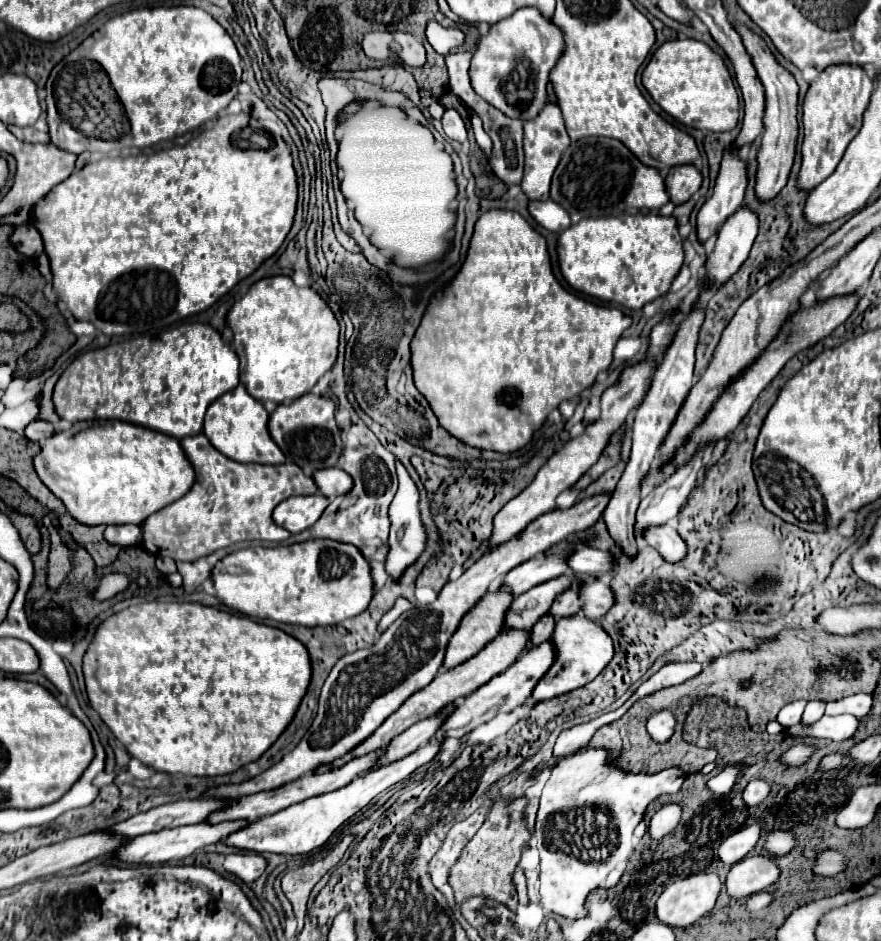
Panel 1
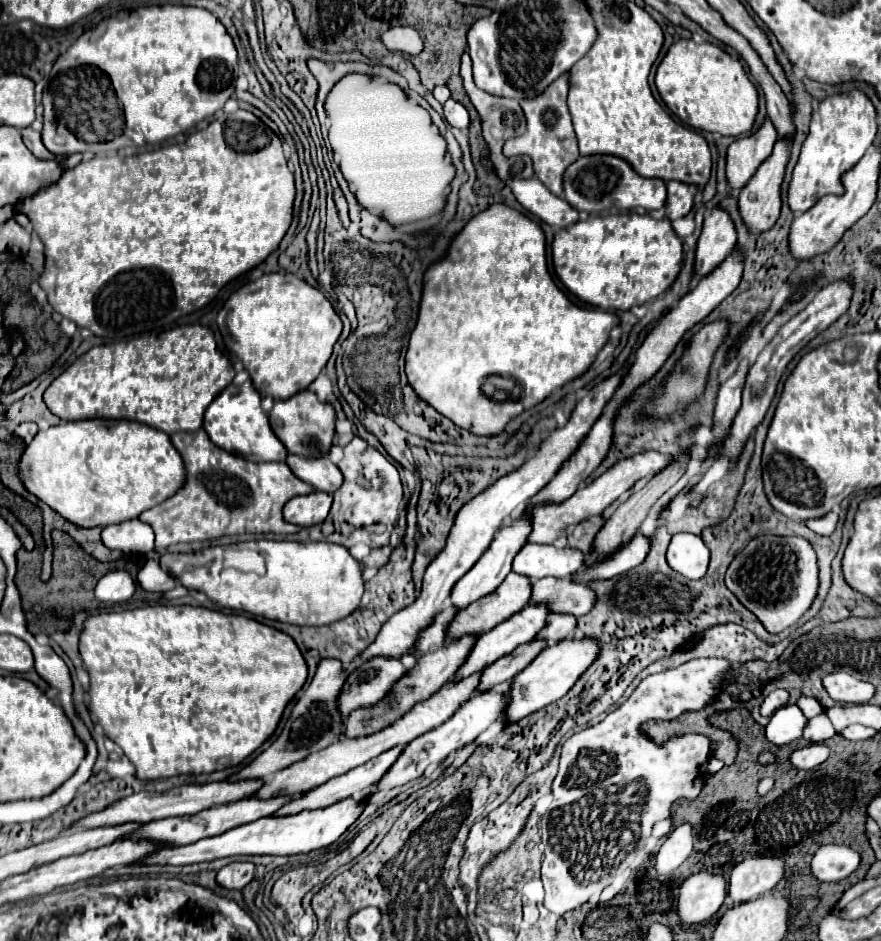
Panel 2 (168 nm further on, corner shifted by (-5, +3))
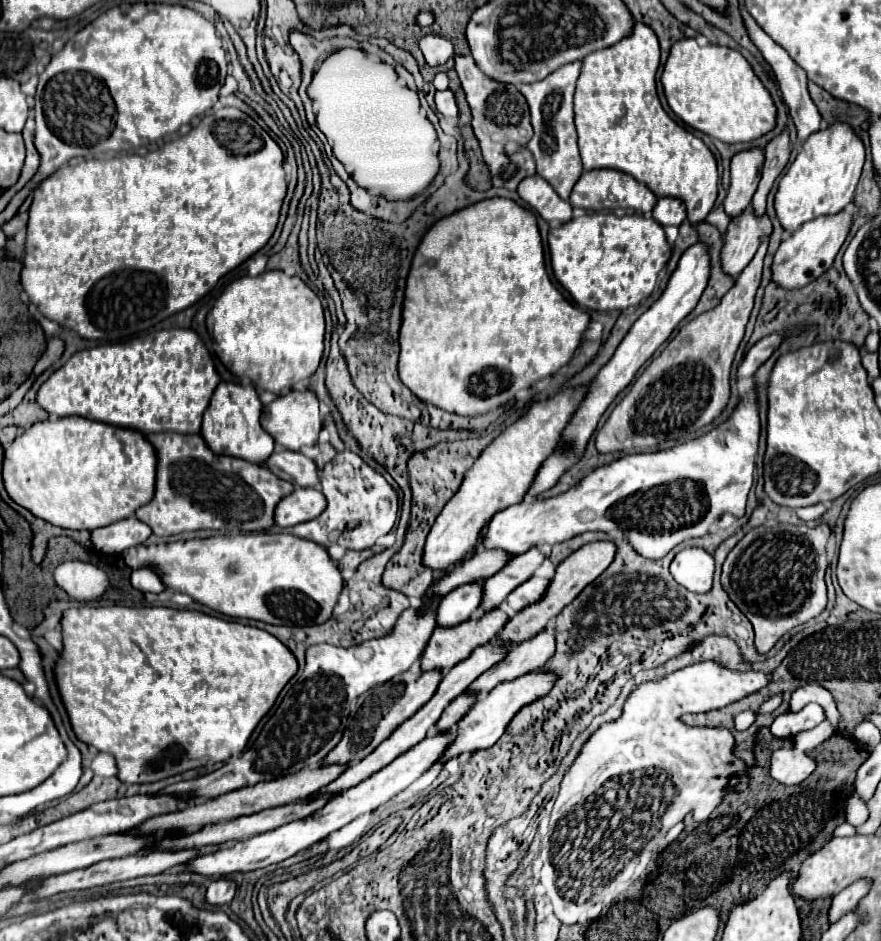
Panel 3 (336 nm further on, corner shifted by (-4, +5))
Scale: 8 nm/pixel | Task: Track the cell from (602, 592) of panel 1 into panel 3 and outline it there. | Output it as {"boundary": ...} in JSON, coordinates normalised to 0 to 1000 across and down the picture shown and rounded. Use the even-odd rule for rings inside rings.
{"boundary":[[[610,609],[603,611],[603,615],[598,615],[596,620],[591,620],[591,622],[589,622],[585,628],[580,628],[580,632],[575,634],[578,647],[582,647],[585,651],[589,651],[589,649],[594,649],[594,647],[600,645],[600,643],[612,641],[612,639],[619,634],[623,622],[625,622],[625,613],[623,613],[623,611],[610,611]]]}

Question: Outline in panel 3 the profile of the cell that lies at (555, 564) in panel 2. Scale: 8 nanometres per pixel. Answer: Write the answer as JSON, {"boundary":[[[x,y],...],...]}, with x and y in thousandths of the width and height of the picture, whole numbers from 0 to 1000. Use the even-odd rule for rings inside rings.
{"boundary":[[[548,583],[539,592],[530,594],[526,603],[519,603],[516,607],[512,607],[512,611],[507,611],[507,615],[503,615],[498,624],[494,624],[494,632],[503,634],[505,628],[512,628],[514,624],[521,624],[530,617],[555,615],[557,611],[569,607],[582,592],[585,592],[582,588],[575,588],[569,583]]]}

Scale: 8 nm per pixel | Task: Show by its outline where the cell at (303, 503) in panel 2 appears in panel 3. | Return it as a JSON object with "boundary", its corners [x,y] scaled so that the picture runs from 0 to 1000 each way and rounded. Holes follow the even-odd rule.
{"boundary":[[[335,518],[326,530],[317,532],[317,539],[312,539],[312,556],[317,560],[328,560],[337,556],[346,556],[358,552],[367,541],[371,539],[369,526],[360,520],[344,520]]]}

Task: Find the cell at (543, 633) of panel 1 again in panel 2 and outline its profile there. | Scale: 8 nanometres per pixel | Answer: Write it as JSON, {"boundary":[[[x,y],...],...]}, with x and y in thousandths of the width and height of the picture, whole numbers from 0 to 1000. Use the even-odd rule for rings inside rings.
{"boundary":[[[617,681],[595,683],[595,685],[586,688],[583,694],[579,694],[579,696],[570,698],[568,702],[558,705],[556,709],[552,709],[545,719],[545,728],[540,730],[540,736],[552,736],[552,734],[577,728],[581,724],[581,719],[586,719],[586,715],[590,715],[590,711],[602,707],[602,702],[617,690],[617,685],[620,685]]]}

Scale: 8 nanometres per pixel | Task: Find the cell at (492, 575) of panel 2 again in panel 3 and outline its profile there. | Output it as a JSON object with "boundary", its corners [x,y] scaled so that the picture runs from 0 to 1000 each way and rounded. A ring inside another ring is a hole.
{"boundary":[[[548,617],[528,620],[510,628],[498,641],[498,662],[503,666],[514,666],[516,662],[539,656],[539,649],[548,639]]]}

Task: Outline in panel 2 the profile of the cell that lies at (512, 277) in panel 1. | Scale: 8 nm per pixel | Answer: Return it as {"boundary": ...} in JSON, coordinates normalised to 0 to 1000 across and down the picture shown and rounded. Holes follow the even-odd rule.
{"boundary":[[[561,216],[556,218],[552,224],[545,224],[540,231],[536,231],[524,245],[520,245],[513,256],[511,262],[506,267],[506,271],[497,277],[493,277],[484,290],[481,290],[481,303],[479,303],[479,320],[477,320],[477,333],[474,333],[474,343],[465,356],[465,367],[463,367],[463,375],[461,375],[461,401],[463,407],[468,409],[468,413],[474,418],[477,424],[481,424],[486,430],[490,430],[497,439],[502,439],[504,443],[509,443],[515,452],[531,456],[540,462],[565,462],[574,450],[586,443],[588,439],[593,439],[599,433],[606,433],[608,428],[617,426],[631,411],[638,411],[640,407],[645,407],[649,401],[661,399],[674,384],[677,375],[686,369],[686,365],[690,362],[690,354],[692,350],[701,345],[701,337],[697,333],[690,330],[681,330],[681,328],[661,328],[656,324],[652,324],[627,299],[624,290],[622,290],[622,282],[620,282],[620,254],[617,248],[613,243],[613,239],[608,235],[604,235],[602,231],[597,231],[595,226],[572,218],[572,216]]]}

